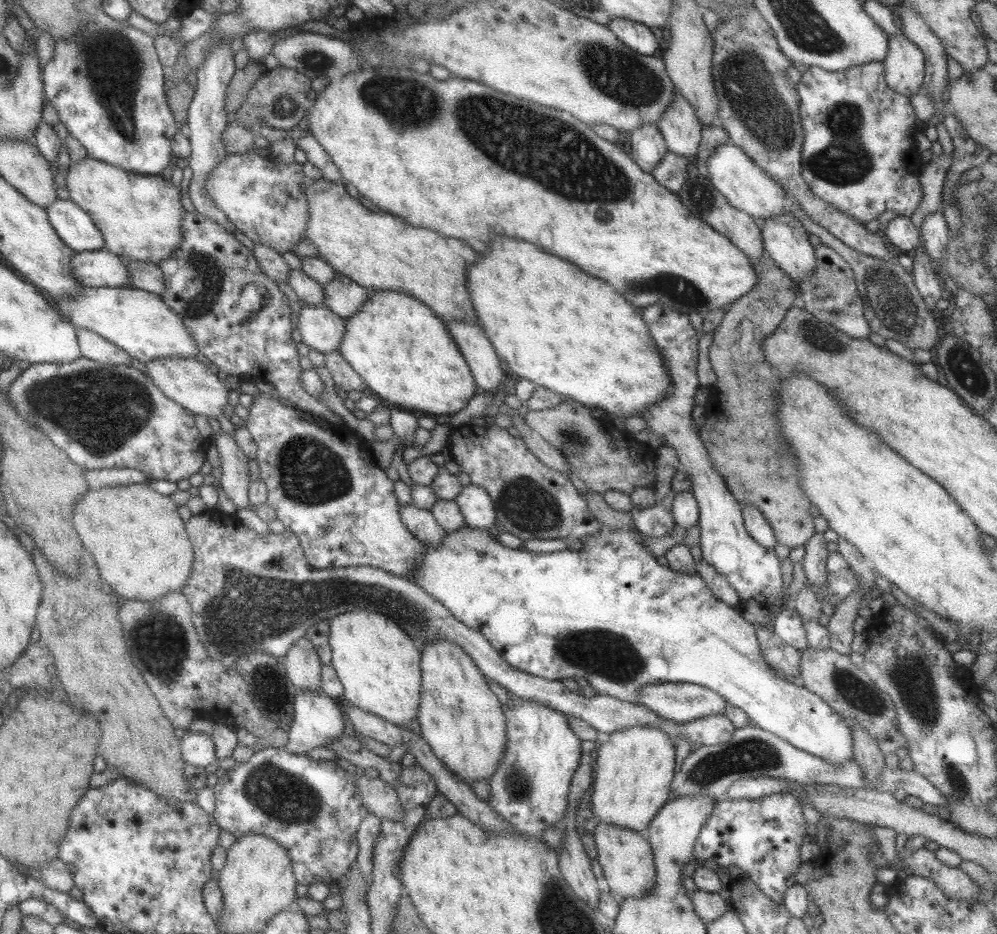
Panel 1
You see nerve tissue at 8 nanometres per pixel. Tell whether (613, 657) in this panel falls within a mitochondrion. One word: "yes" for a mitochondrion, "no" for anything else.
yes

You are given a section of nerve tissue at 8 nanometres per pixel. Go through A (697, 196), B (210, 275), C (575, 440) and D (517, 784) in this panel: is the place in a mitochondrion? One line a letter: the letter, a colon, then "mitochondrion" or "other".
A: mitochondrion
B: mitochondrion
C: mitochondrion
D: mitochondrion

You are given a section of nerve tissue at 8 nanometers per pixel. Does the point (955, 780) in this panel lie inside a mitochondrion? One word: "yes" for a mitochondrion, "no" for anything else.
yes

